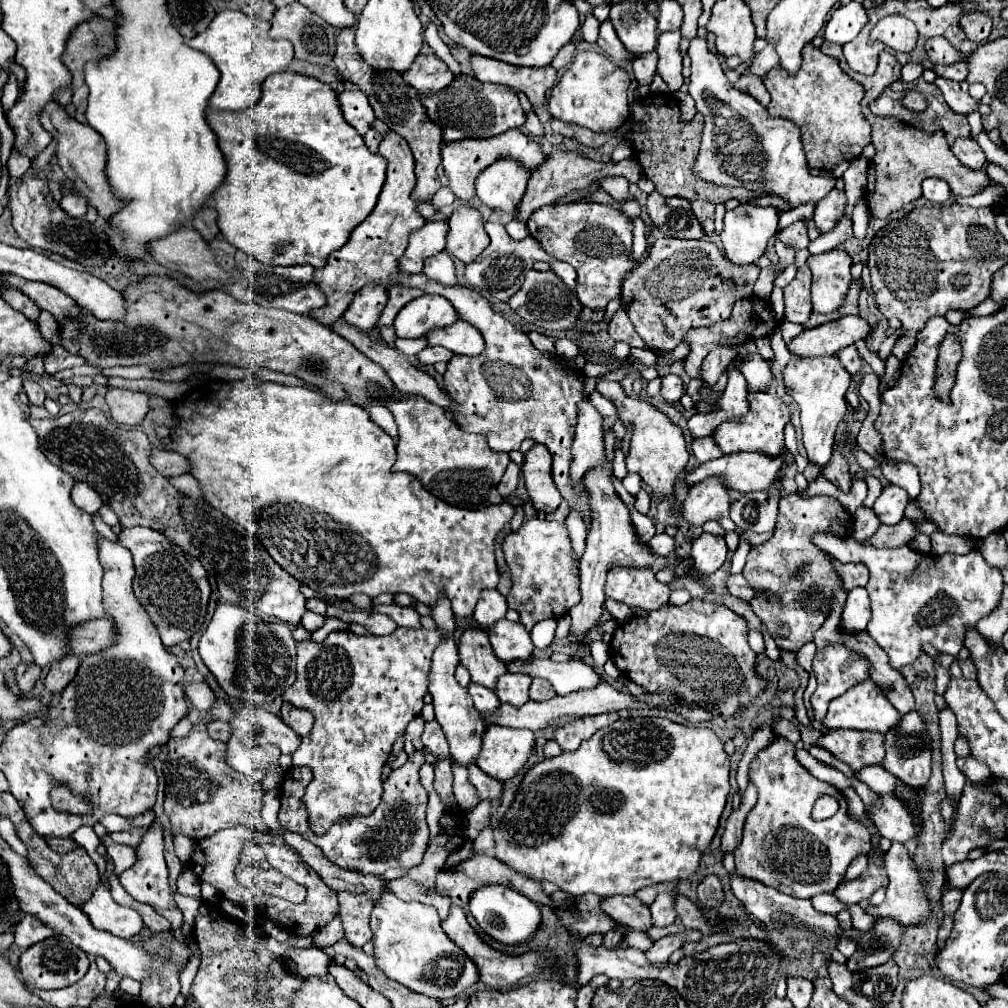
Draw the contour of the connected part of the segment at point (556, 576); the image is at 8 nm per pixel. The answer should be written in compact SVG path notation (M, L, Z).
M532 518L516 532L508 534L502 548L512 572L512 590L506 600L510 608L520 612L520 622L528 630L532 630L532 626L540 620L568 614L568 610L580 602L580 584L570 572L570 564L574 560L572 544L564 524Z

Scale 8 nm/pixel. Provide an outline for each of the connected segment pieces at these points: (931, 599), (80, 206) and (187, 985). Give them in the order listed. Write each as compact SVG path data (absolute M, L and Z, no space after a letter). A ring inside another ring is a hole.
M816 534L812 540L840 562L862 562L868 566L870 582L866 590L872 606L872 620L866 630L884 648L894 668L912 664L924 652L926 644L932 644L938 652L956 656L964 644L966 632L1000 604L1004 586L1002 572L984 562L984 556L976 550L968 554L946 552L934 556L912 550L910 546L874 548L854 538L840 540L826 534Z
M66 180L64 186L66 186L68 194L62 196L62 200L60 200L60 208L62 208L68 216L72 216L72 218L82 218L82 216L86 214L86 202L84 202L80 196L76 196L76 194L72 192L72 182Z
M194 940L189 942L189 947L193 950L193 955L191 956L185 970L181 973L179 979L181 984L181 994L187 1001L194 1002L194 999L190 994L190 989L201 964L201 953Z

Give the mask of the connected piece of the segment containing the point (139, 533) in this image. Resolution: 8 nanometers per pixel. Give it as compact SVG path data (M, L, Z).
M142 526L122 528L118 542L126 546L134 556L134 594L154 622L164 646L170 648L190 640L192 634L204 624L210 598L210 584L200 560L192 554L188 558L188 552L172 544L162 532Z

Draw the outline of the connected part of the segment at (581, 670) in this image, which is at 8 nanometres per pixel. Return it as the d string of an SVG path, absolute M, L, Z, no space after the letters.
M550 658L514 660L508 662L508 672L522 672L532 678L544 678L554 686L556 694L568 694L574 690L592 688L596 686L596 682L600 682L598 672L580 660L570 660L562 664L556 664Z

